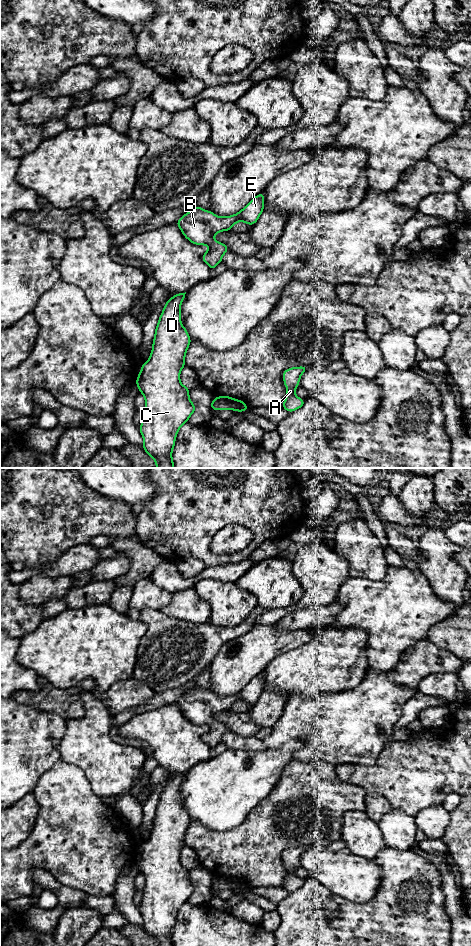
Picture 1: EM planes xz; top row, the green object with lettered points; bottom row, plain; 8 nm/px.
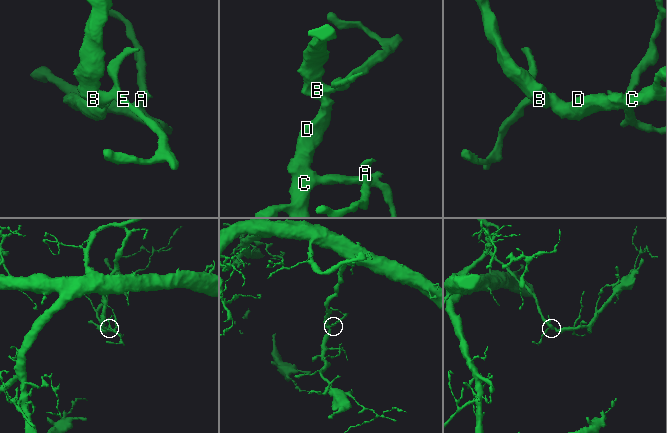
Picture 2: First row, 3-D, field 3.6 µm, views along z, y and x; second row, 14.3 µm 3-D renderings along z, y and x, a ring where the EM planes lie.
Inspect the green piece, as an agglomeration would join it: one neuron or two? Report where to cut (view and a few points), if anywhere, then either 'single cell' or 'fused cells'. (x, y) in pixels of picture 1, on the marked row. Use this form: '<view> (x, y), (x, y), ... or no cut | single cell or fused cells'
no cut | single cell

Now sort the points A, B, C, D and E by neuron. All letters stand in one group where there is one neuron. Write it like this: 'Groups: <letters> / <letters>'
Groups: A B C D E

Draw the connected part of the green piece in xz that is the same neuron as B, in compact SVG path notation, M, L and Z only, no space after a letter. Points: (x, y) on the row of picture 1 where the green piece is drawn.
M262 192L235 215L220 217L196 206L184 214L176 225L191 243L209 246L209 249L203 254L202 260L213 271L222 262L222 256L229 251L225 244L214 240L214 235L221 231L231 230L237 222L243 221L248 226L255 224L263 210L264 193Z

